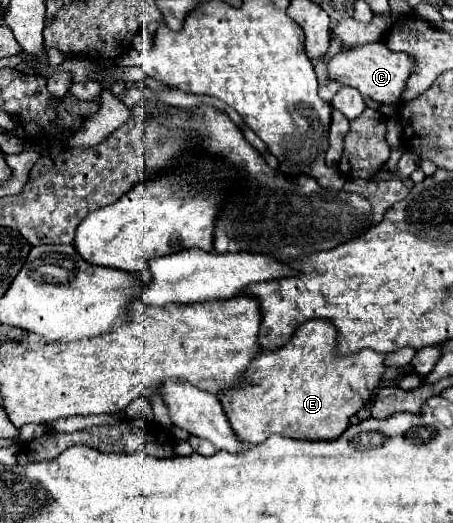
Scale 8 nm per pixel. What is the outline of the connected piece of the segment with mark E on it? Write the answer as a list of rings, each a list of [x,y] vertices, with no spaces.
[[[309,320],[297,328],[285,346],[271,352],[261,352],[245,370],[241,384],[221,392],[219,400],[223,402],[233,430],[247,444],[261,444],[271,434],[297,440],[333,440],[349,428],[351,416],[355,416],[361,408],[371,408],[385,370],[385,354],[365,348],[357,354],[343,356],[337,350],[337,328],[329,320]]]

